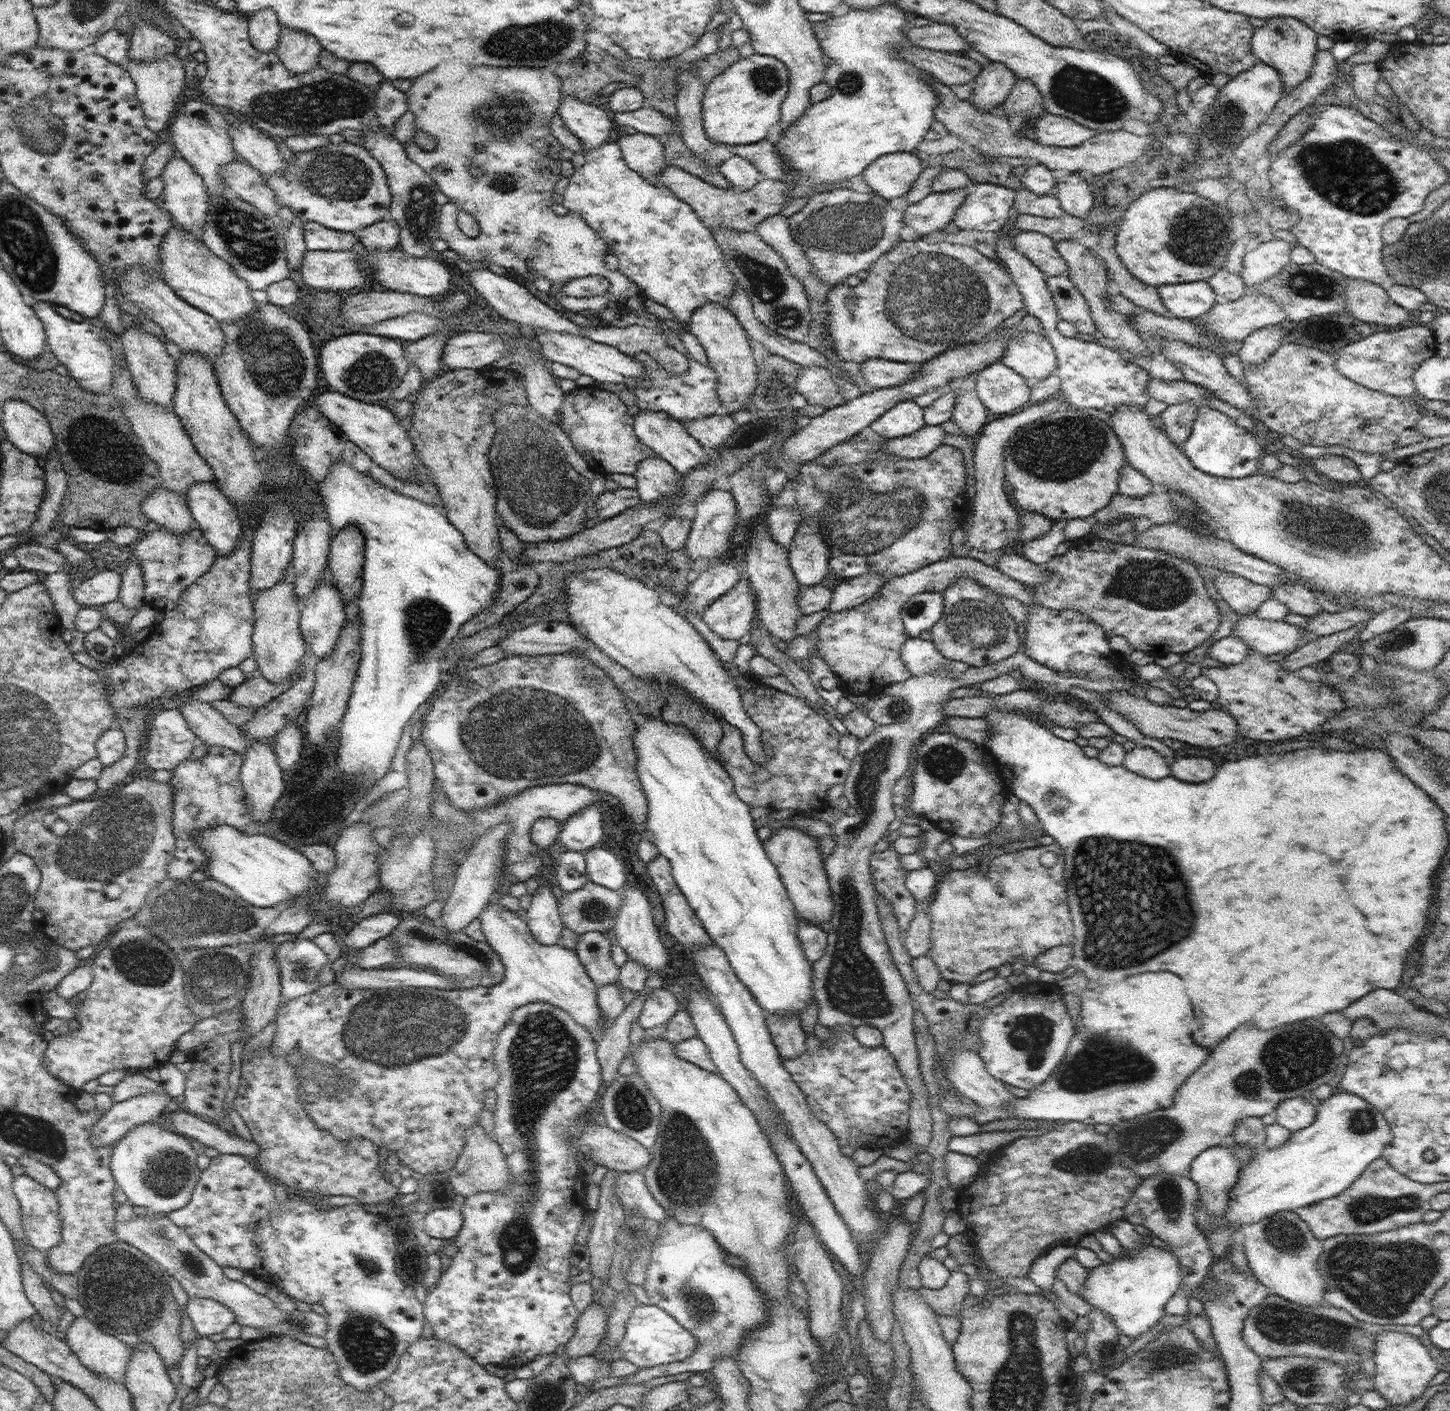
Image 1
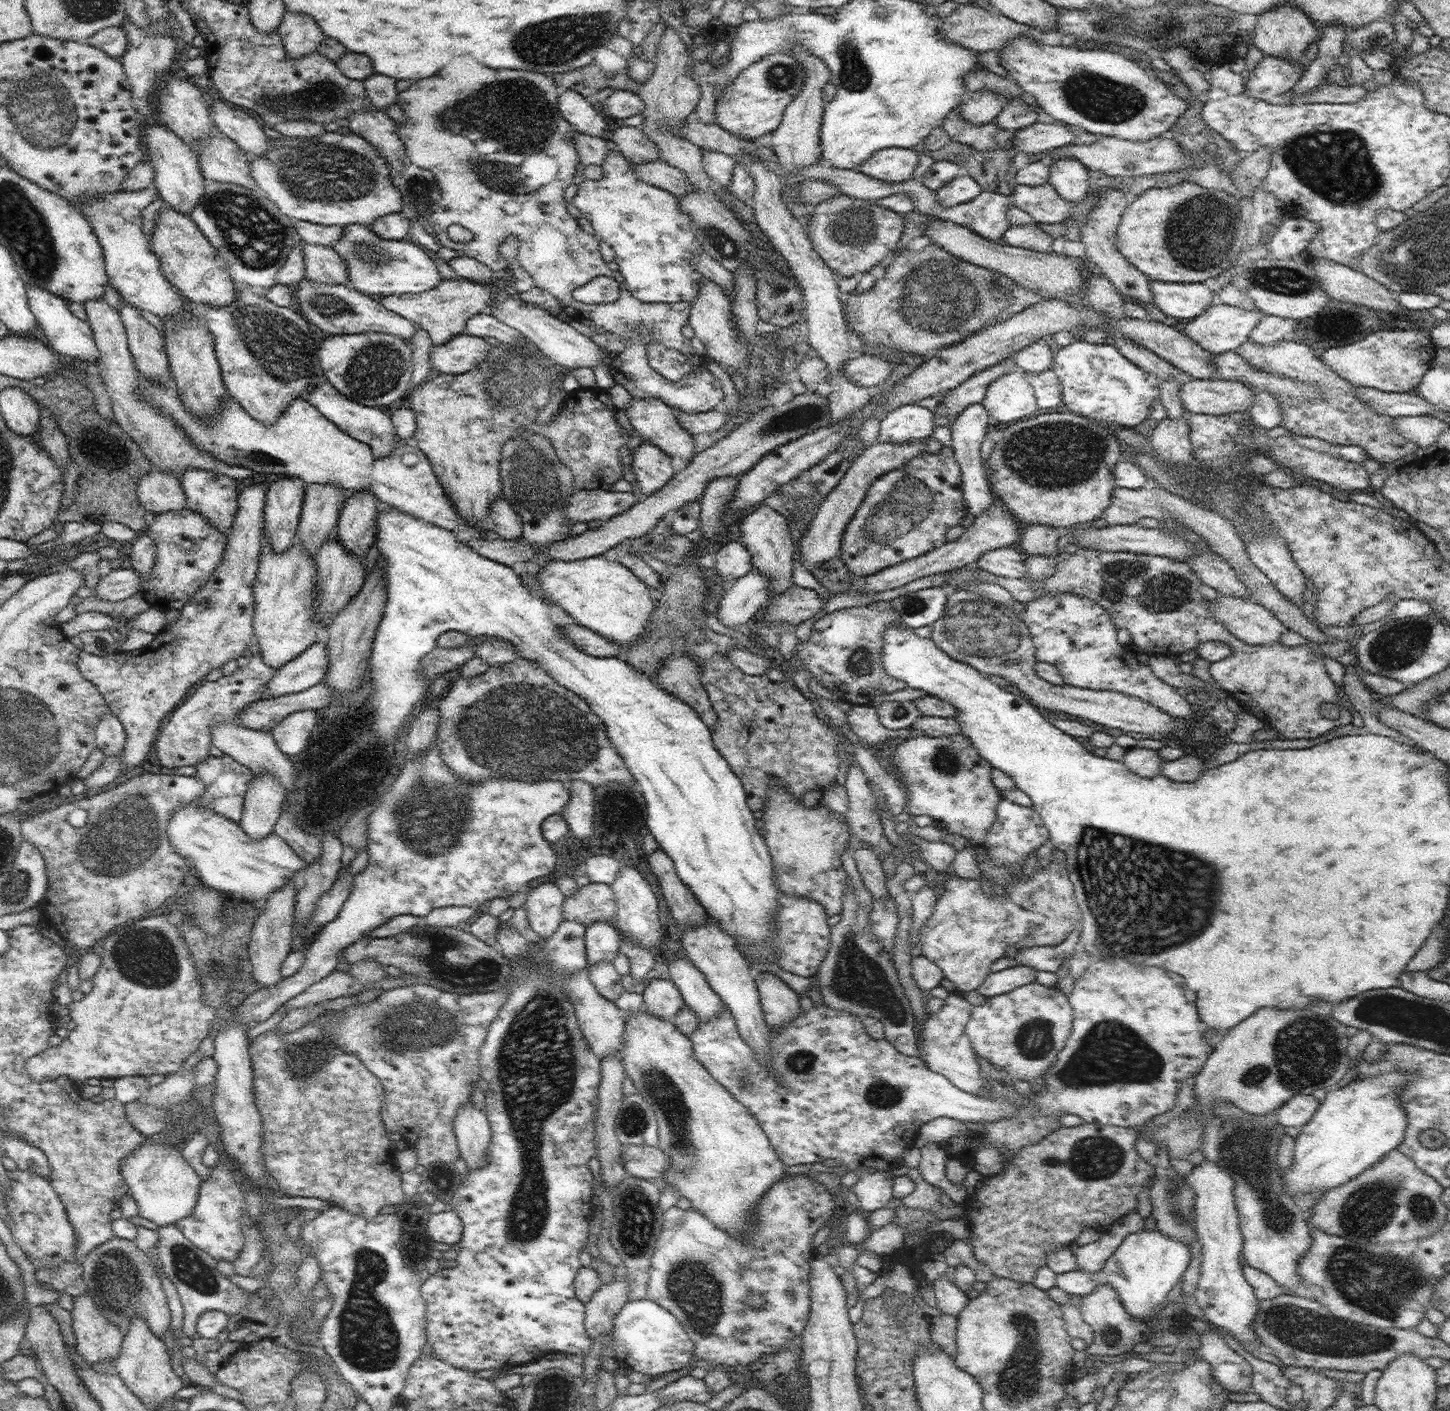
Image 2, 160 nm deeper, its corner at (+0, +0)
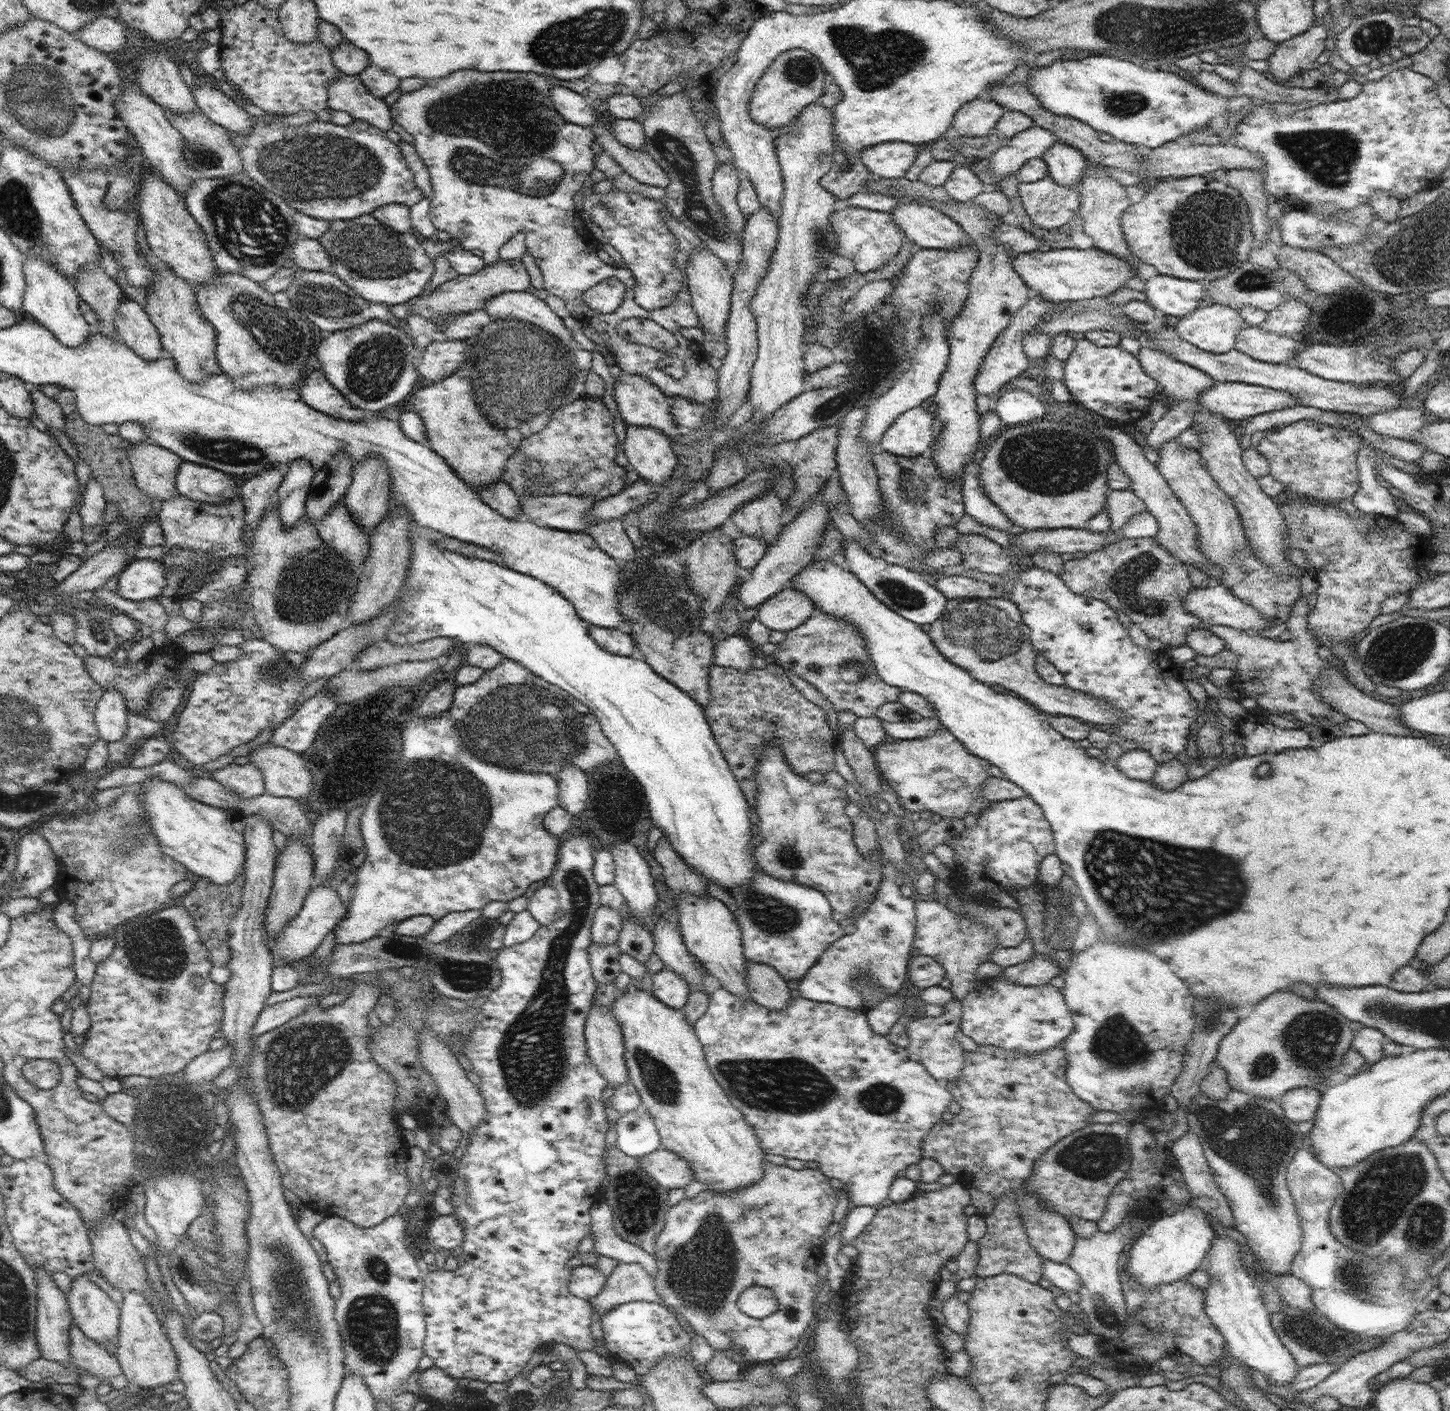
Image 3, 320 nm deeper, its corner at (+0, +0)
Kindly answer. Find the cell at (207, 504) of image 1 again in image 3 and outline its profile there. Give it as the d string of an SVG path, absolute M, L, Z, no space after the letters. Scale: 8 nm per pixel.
M190 461L180 463L176 486L178 494L211 505L228 504L238 492L238 486L225 472Z

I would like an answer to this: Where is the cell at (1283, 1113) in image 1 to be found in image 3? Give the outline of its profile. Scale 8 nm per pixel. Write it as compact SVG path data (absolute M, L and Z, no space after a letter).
M1293 1088L1279 1100L1288 1120L1300 1123L1313 1120L1320 1103L1321 1094L1314 1088Z

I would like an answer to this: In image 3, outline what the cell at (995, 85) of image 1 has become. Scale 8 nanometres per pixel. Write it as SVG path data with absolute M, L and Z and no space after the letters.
M981 96L964 103L954 115L951 126L960 136L987 136L992 128L997 128L1004 109L988 96Z

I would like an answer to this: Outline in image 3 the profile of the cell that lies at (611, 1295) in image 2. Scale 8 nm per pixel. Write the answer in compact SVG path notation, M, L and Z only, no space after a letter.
M619 1263L607 1277L602 1290L594 1296L594 1300L593 1306L600 1318L625 1302L660 1302L655 1280L640 1263Z

